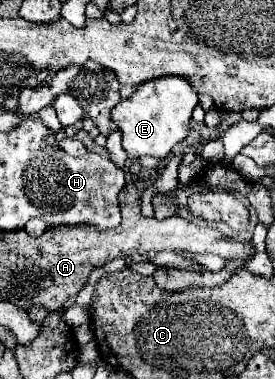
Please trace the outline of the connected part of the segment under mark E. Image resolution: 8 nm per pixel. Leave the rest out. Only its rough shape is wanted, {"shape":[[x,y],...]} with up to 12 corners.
{"shape":[[184,77],[138,85],[112,109],[128,159],[164,159],[188,135]]}

